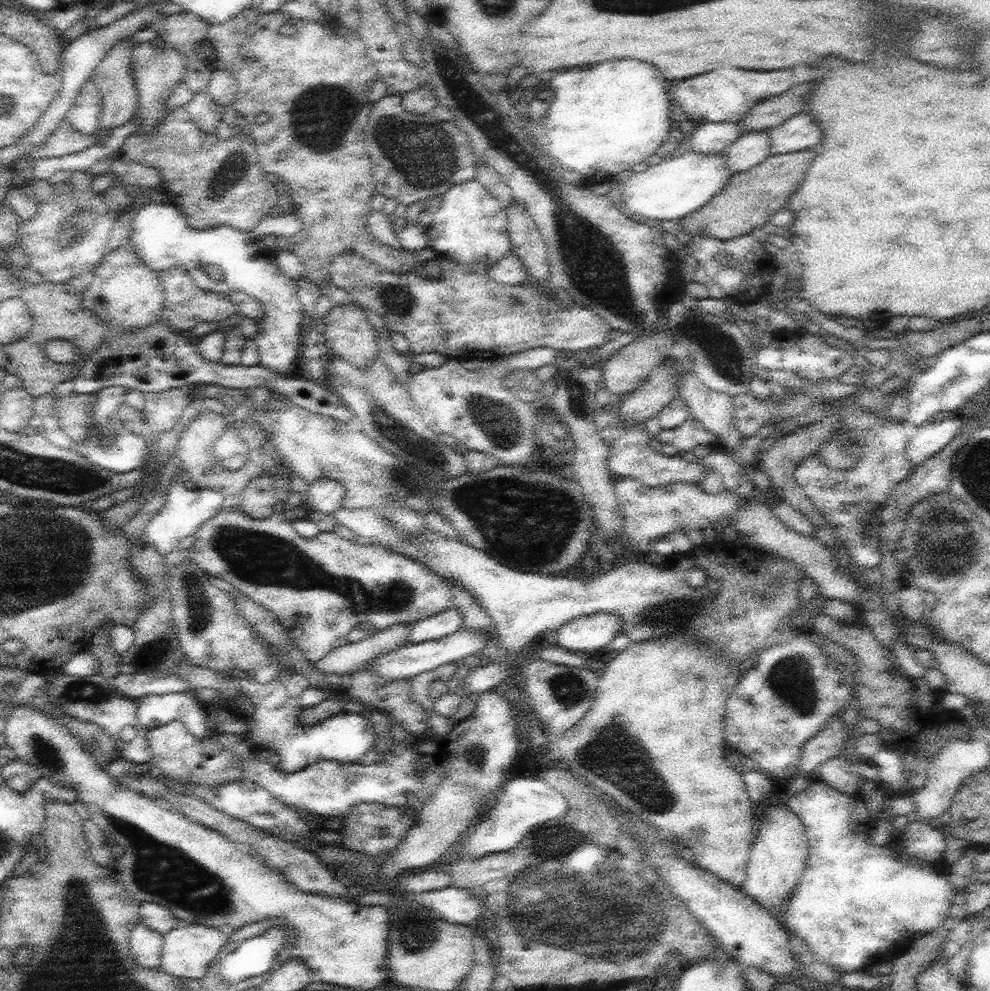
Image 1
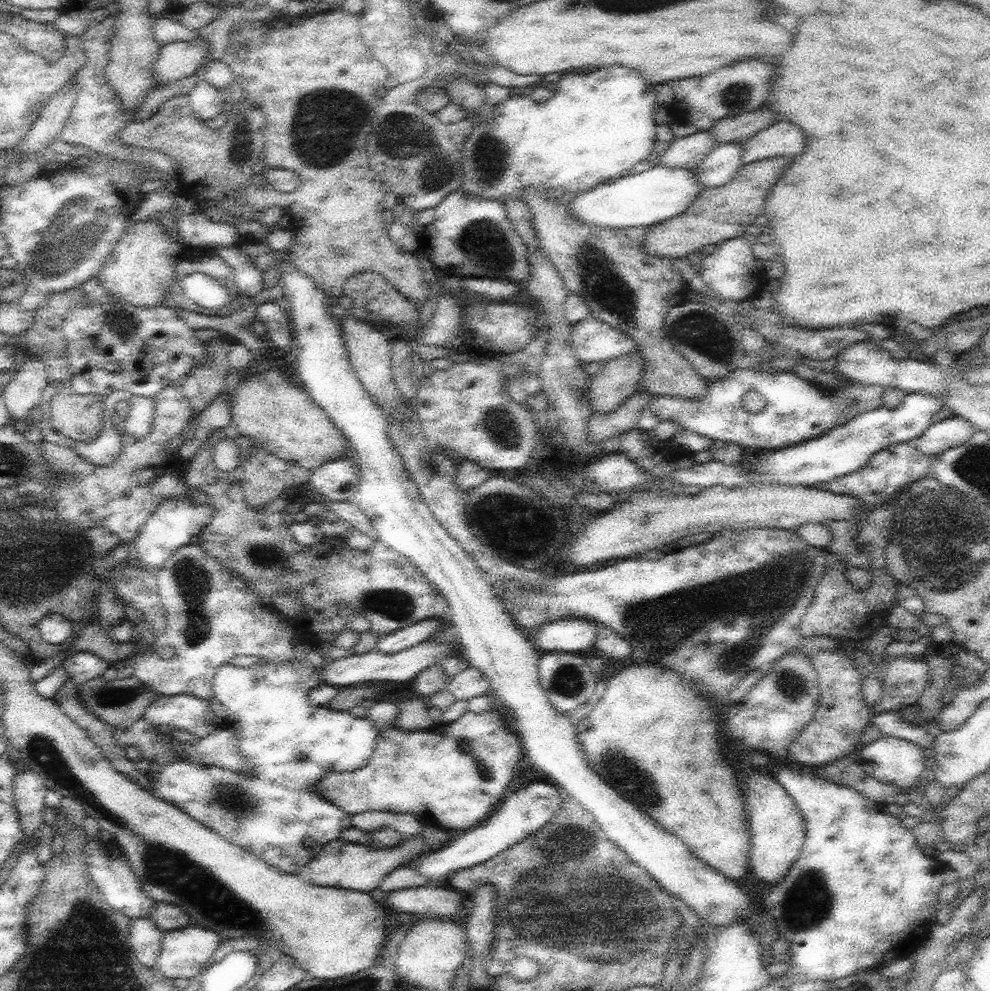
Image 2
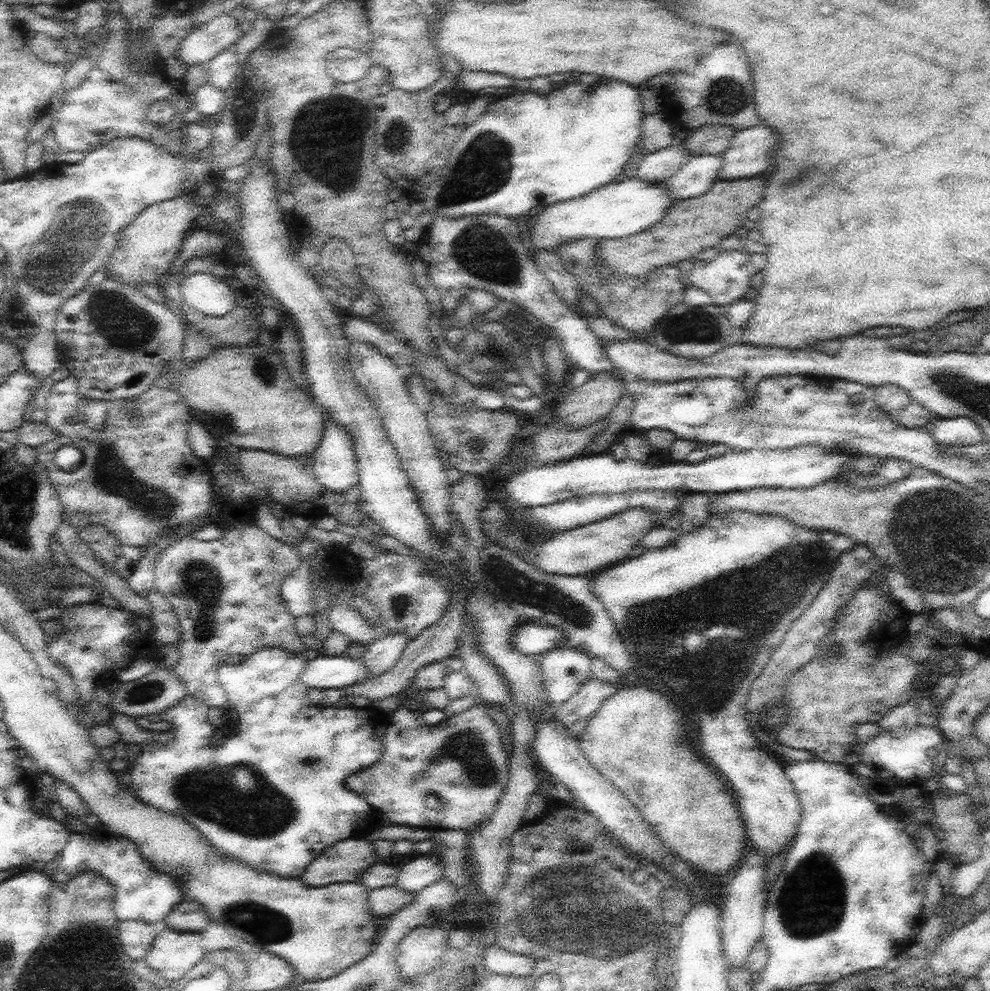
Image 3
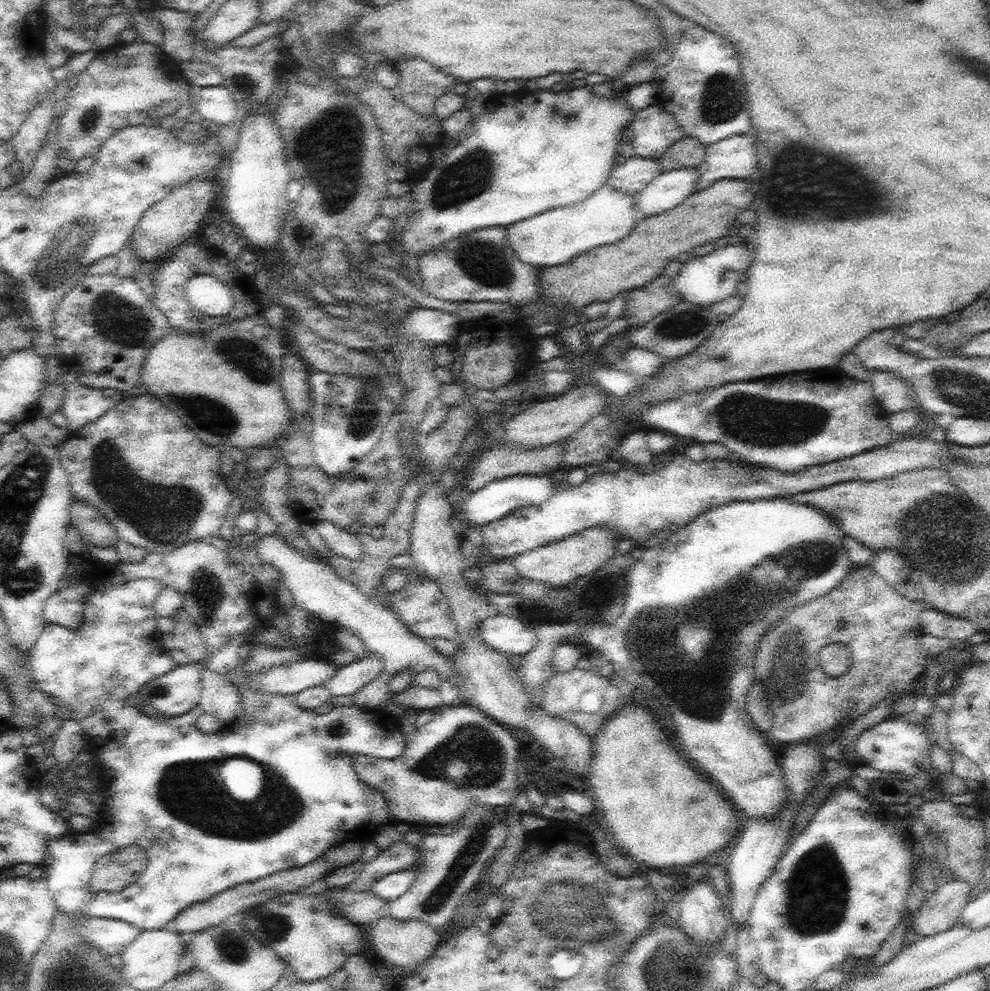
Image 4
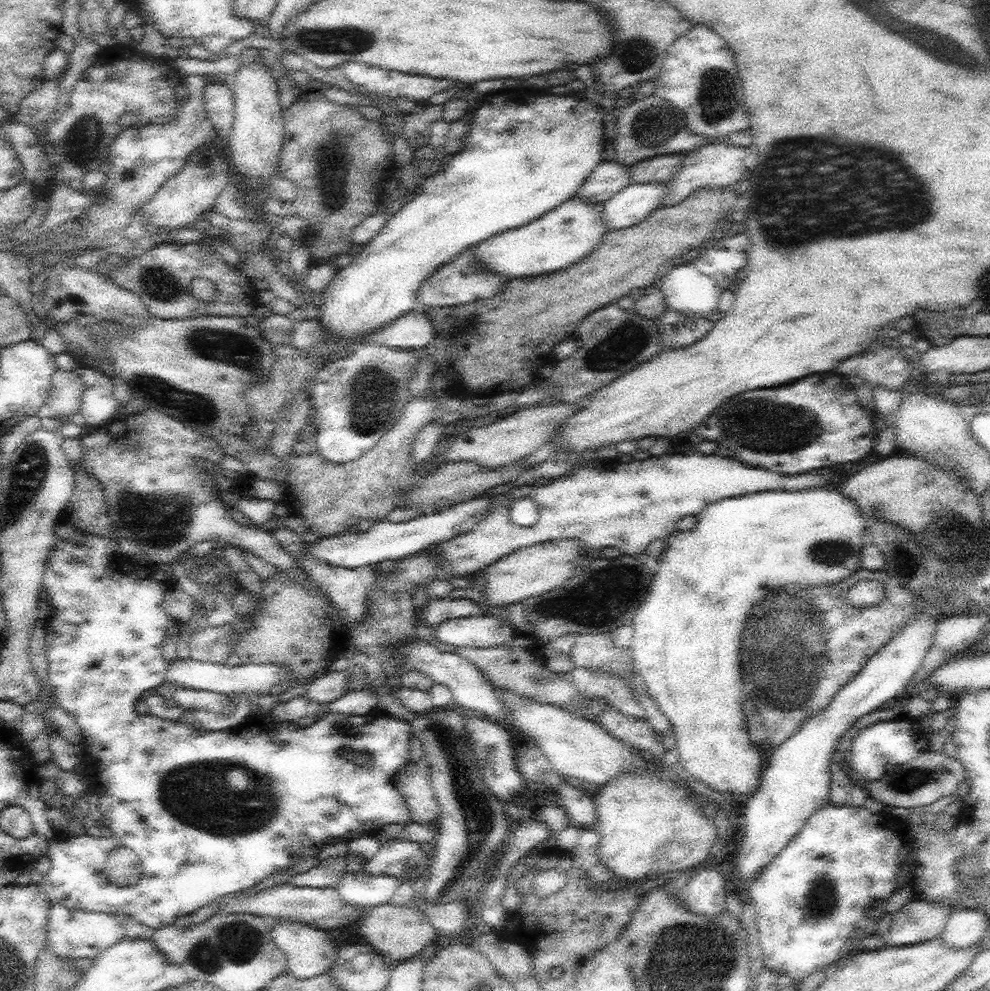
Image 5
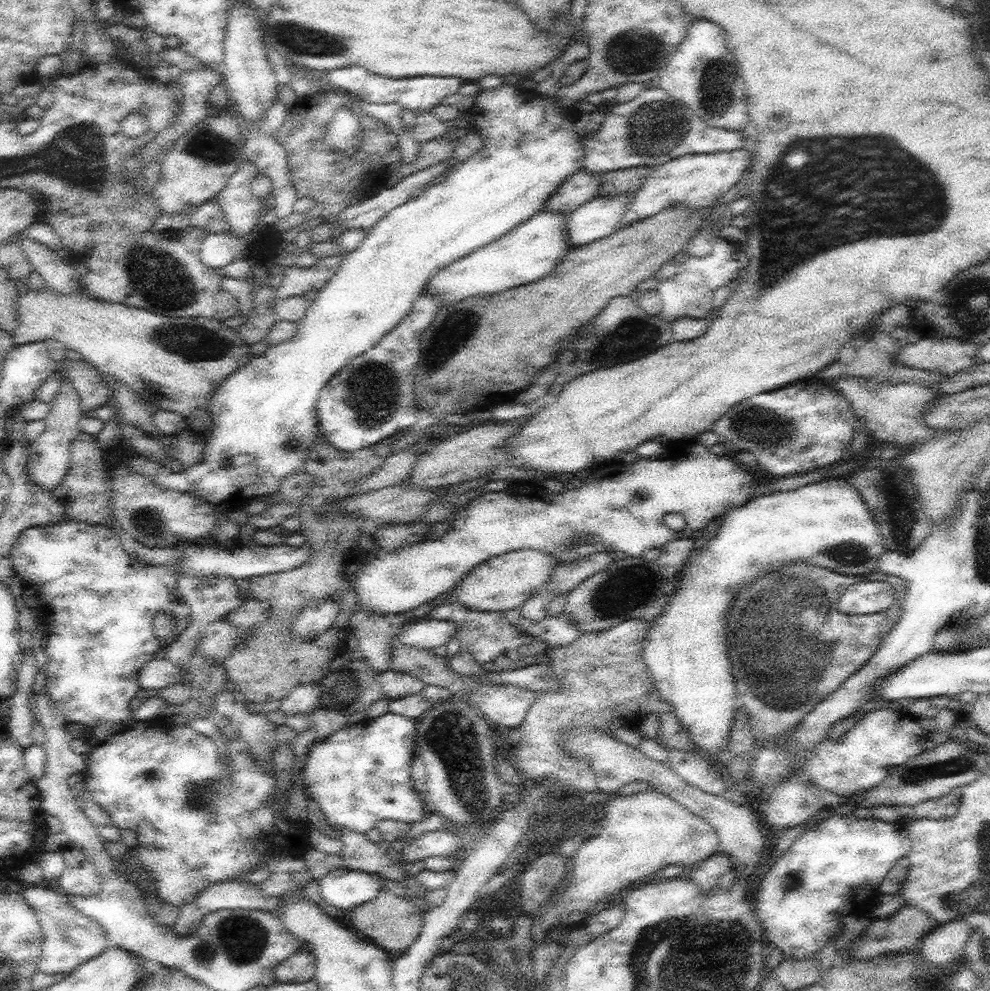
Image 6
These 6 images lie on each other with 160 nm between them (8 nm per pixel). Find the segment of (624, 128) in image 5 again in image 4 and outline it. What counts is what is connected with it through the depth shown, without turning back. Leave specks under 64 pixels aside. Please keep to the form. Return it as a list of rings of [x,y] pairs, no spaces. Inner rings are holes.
[[[656,101],[644,109],[634,111],[630,128],[634,132],[634,138],[631,139],[634,156],[642,158],[659,158],[670,146],[687,135],[678,119],[666,112]]]

